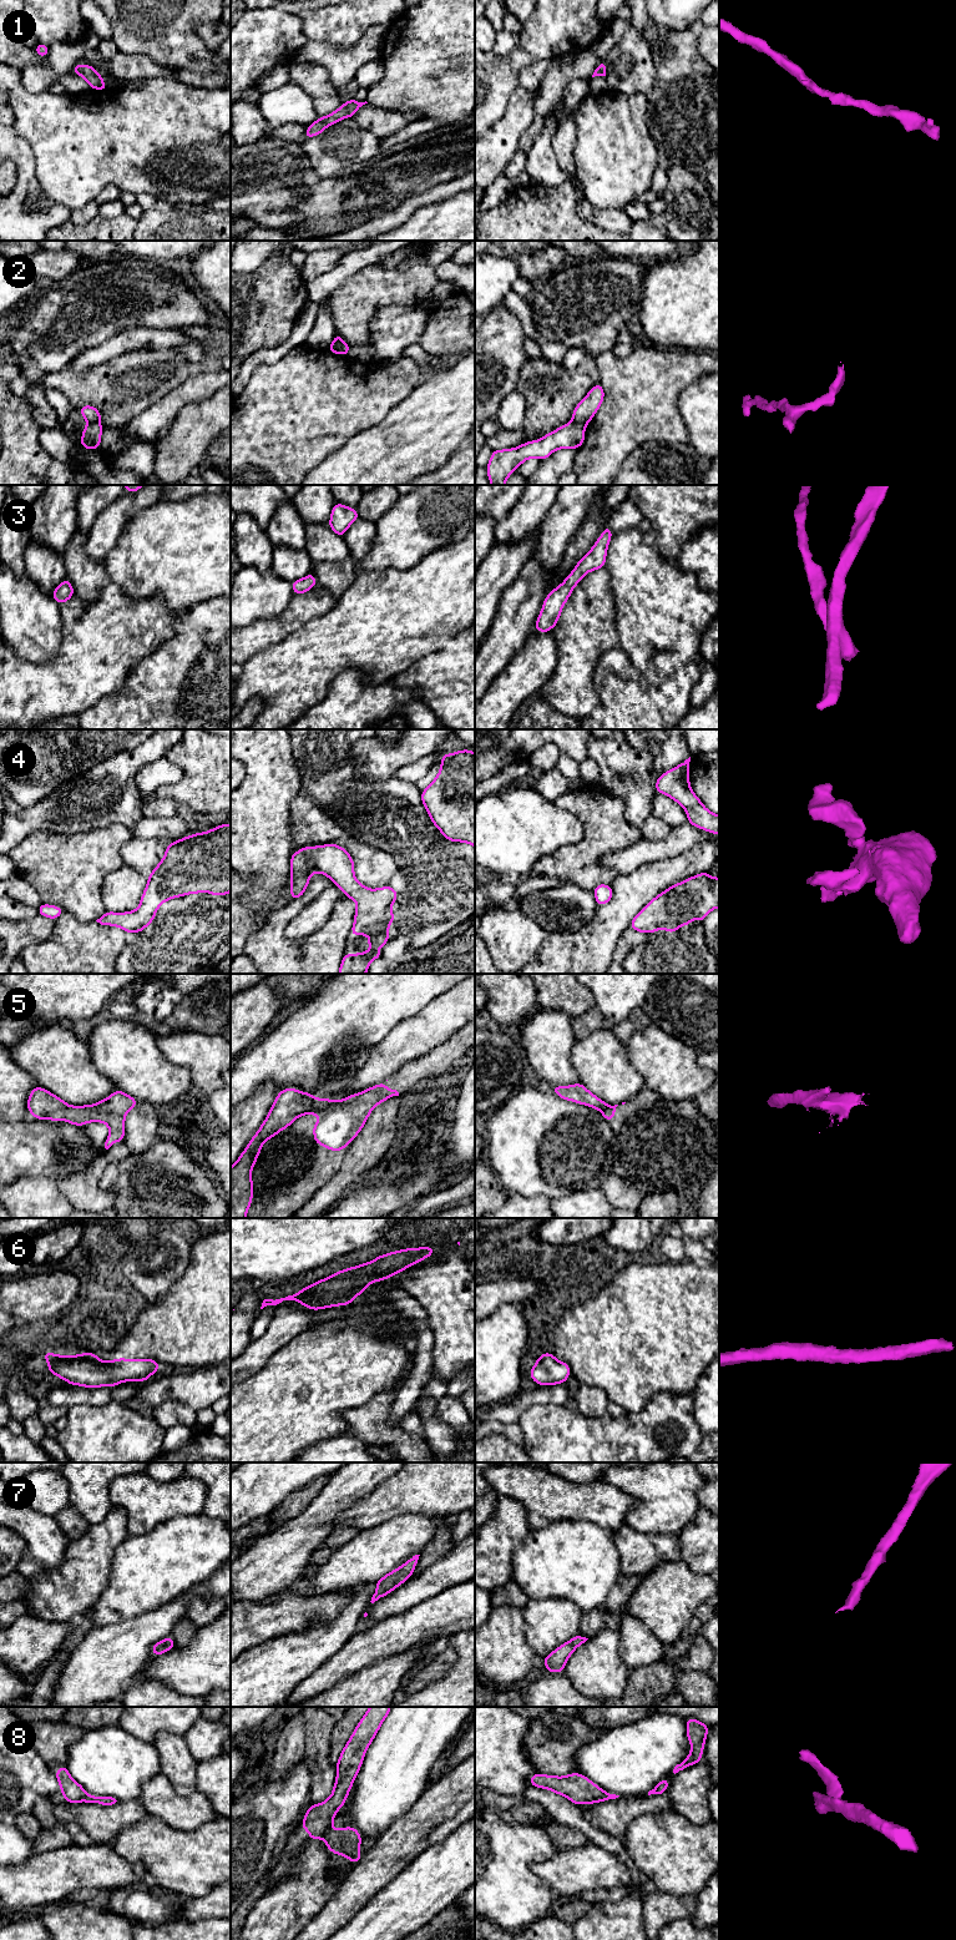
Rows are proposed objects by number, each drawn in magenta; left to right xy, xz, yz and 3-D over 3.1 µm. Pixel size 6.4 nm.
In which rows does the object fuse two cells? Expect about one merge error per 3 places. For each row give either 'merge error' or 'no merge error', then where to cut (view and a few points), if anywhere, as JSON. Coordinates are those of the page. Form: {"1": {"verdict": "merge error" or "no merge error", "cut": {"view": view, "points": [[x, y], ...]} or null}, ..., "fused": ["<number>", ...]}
{"1": {"verdict": "no merge error", "cut": null}, "2": {"verdict": "merge error", "cut": {"view": "yz", "points": [[572, 420], [585, 425]]}}, "3": {"verdict": "no merge error", "cut": null}, "4": {"verdict": "no merge error", "cut": null}, "5": {"verdict": "merge error", "cut": {"view": "xz", "points": [[315, 1099], [303, 1114]]}}, "6": {"verdict": "no merge error", "cut": null}, "7": {"verdict": "no merge error", "cut": null}, "8": {"verdict": "merge error", "cut": {"view": "xz", "points": [[332, 1823], [323, 1838]]}}, "fused": ["2", "5", "8"]}

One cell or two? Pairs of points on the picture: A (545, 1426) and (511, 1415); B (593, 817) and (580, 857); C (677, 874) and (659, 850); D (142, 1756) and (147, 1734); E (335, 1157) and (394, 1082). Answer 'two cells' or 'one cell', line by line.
A: two cells
B: one cell
C: two cells
D: two cells
E: one cell

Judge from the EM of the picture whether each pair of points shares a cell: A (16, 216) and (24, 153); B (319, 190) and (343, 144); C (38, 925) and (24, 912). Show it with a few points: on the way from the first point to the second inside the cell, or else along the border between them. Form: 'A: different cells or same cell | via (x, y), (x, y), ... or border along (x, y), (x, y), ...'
A: same cell | via (16, 201), (24, 177), (24, 168)
B: different cells | border along (305, 156), (322, 177), (354, 170)
C: different cells | border along (38, 914), (13, 920)

